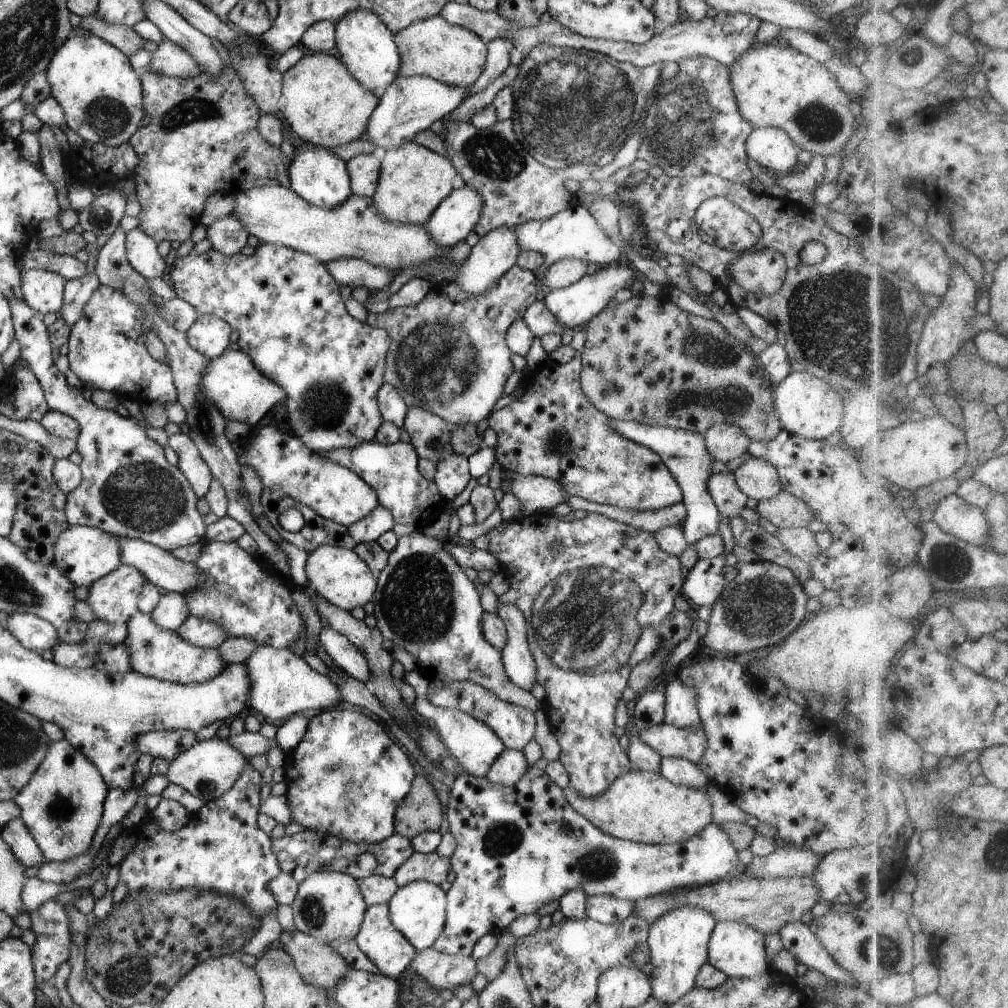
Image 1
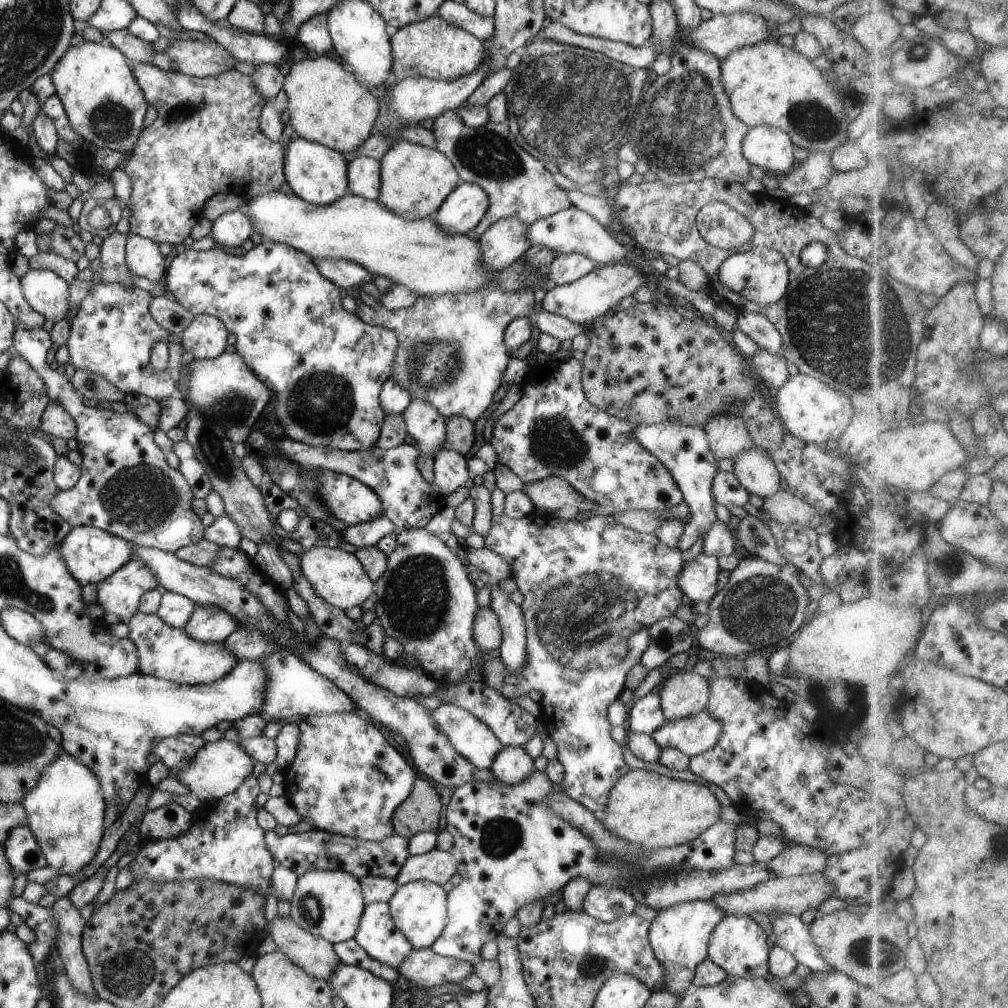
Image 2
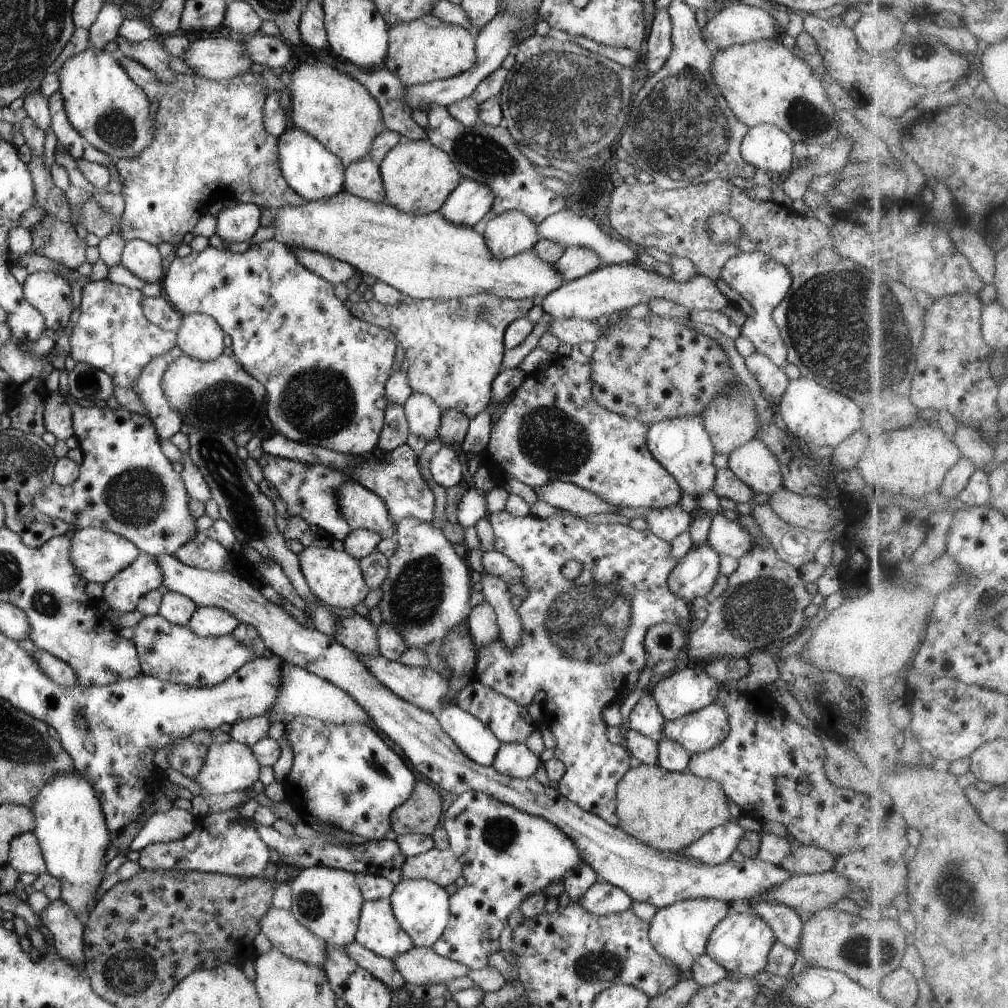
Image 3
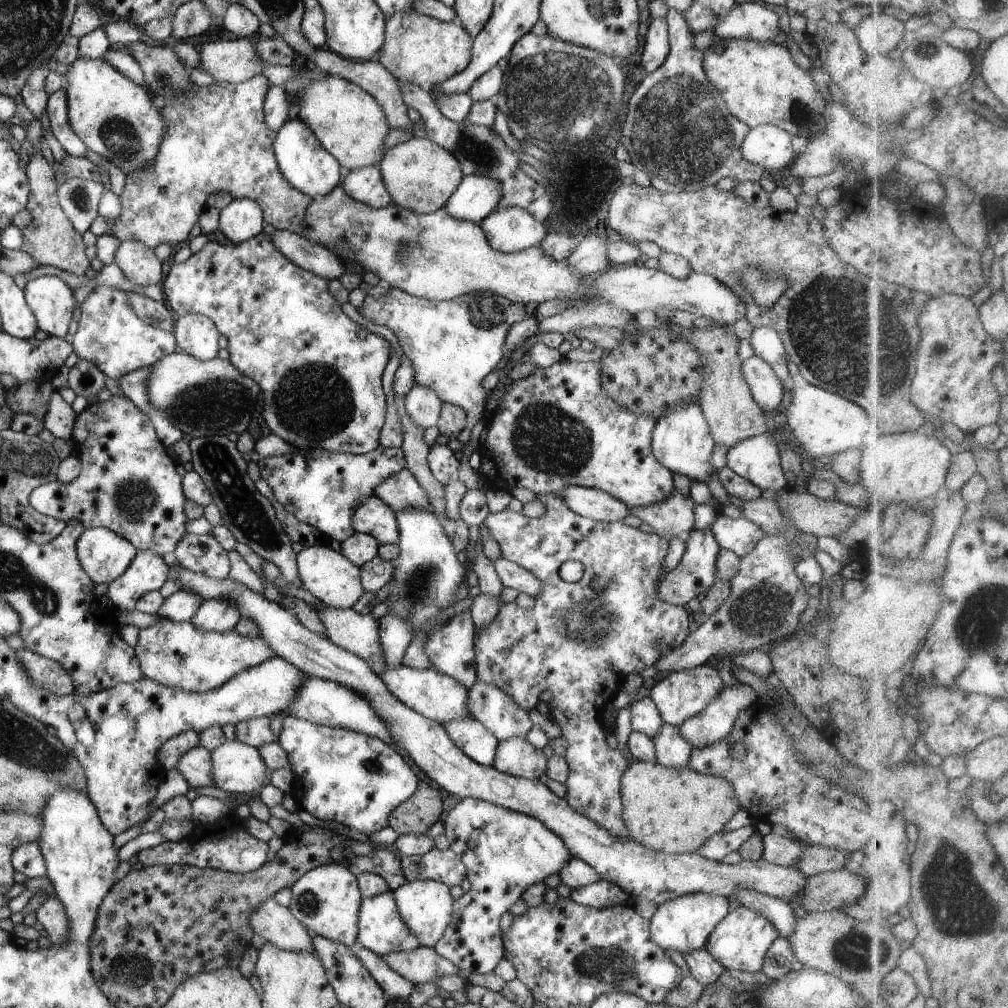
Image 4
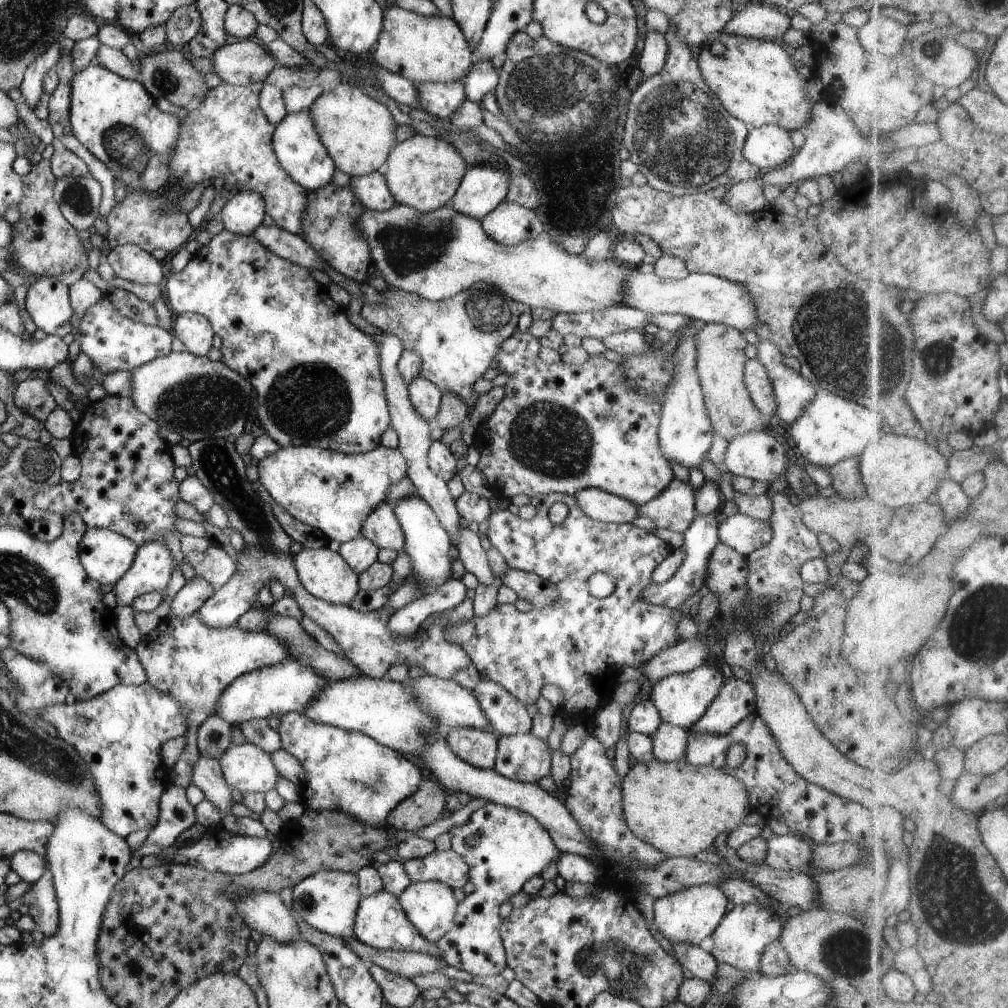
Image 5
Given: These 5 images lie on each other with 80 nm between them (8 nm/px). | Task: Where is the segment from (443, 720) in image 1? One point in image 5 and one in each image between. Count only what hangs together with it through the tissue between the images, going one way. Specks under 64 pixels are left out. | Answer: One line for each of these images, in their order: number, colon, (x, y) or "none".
2: (474, 740)
3: (474, 738)
4: (475, 740)
5: (478, 748)

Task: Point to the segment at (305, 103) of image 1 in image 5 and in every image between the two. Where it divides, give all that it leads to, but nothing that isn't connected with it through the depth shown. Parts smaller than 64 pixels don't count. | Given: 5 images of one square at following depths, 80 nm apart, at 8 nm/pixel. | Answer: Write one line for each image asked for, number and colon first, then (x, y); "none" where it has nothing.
2: (327, 104)
3: (334, 108)
4: (351, 125)
5: (358, 132)

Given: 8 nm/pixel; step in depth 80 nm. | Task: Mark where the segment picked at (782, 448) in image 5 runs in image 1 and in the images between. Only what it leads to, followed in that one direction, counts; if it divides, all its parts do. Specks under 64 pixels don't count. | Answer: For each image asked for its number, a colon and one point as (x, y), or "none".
1: (758, 480)
2: (756, 472)
3: (753, 462)
4: (757, 459)

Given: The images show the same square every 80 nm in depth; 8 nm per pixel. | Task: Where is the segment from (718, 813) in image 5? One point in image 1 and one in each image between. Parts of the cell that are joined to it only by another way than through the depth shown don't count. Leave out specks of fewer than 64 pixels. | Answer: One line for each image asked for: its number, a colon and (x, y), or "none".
1: (640, 806)
2: (651, 810)
3: (668, 810)
4: (670, 810)

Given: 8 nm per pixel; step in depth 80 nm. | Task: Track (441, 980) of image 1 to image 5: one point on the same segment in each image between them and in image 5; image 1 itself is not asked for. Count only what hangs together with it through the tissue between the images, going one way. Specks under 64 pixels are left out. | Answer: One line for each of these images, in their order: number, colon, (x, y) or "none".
2: (425, 968)
3: (420, 966)
4: (424, 965)
5: (404, 963)

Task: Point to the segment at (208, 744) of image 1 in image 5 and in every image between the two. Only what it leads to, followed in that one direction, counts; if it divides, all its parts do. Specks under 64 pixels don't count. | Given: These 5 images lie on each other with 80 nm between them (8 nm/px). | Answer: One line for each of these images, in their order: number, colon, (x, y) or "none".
2: (218, 769)
3: (229, 766)
4: (238, 767)
5: (245, 767)

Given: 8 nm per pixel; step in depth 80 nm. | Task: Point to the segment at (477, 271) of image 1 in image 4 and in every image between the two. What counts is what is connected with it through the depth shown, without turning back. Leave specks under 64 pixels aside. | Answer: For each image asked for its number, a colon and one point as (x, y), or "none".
2: (505, 241)
3: (506, 234)
4: (508, 230)

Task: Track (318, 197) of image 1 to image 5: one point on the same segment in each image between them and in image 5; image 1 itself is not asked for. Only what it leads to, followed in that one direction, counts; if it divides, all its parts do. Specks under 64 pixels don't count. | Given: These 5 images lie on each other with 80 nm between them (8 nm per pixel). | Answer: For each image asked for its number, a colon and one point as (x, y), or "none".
2: (317, 174)
3: (309, 168)
4: (301, 158)
5: (296, 143)

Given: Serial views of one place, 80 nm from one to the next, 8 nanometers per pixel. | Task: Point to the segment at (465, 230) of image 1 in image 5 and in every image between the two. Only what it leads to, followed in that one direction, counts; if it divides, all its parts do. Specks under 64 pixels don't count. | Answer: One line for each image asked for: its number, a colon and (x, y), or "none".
2: (466, 205)
3: (470, 203)
4: (478, 195)
5: (483, 187)

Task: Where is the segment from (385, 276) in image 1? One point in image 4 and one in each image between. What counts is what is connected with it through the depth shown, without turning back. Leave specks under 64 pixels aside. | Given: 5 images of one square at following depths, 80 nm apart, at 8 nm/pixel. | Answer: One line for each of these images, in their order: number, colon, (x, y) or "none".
2: (345, 274)
3: (329, 268)
4: (313, 257)

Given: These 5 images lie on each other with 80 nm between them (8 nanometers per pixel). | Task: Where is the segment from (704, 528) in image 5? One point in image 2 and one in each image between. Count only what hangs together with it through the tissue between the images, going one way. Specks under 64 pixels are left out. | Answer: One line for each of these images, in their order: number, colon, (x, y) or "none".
2: (698, 578)
3: (695, 573)
4: (696, 572)

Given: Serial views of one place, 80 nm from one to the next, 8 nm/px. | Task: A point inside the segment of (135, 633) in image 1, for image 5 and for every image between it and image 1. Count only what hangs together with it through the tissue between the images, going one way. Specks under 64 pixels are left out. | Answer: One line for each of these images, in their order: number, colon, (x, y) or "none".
2: (166, 652)
3: (175, 653)
4: (175, 654)
5: (185, 658)

